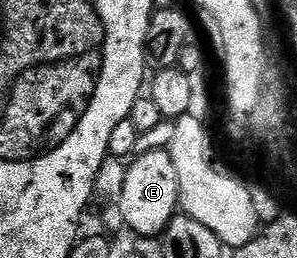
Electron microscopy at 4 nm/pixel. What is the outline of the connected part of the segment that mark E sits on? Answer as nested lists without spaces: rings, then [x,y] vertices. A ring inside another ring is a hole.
[[[170,150],[150,151],[130,160],[117,206],[122,222],[127,222],[128,229],[136,236],[162,236],[169,221],[179,211],[177,169],[173,169]]]

